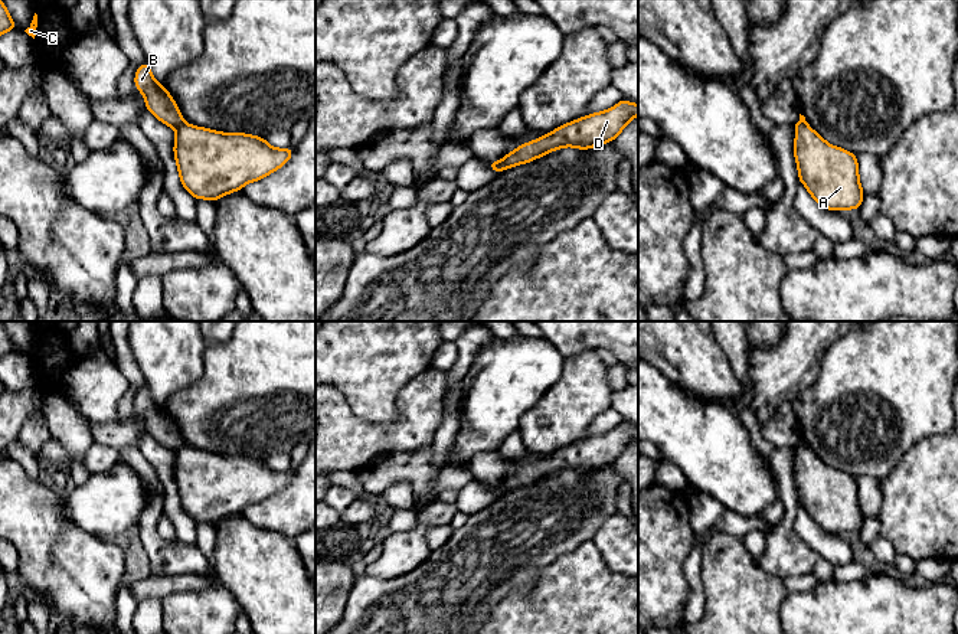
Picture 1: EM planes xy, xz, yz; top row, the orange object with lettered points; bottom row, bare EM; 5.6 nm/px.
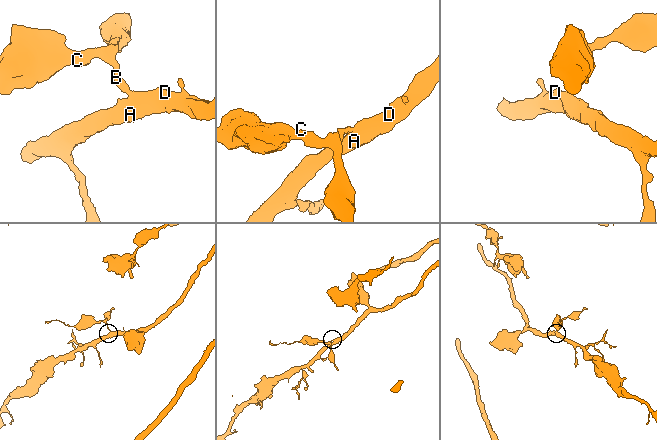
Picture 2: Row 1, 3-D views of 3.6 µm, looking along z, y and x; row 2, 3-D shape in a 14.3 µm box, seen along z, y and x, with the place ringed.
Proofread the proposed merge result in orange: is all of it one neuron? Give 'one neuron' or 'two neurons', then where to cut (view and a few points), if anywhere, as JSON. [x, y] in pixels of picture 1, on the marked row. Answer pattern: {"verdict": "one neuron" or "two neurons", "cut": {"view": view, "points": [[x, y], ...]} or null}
{"verdict": "two neurons", "cut": {"view": "xy", "points": [[183, 123], [175, 128]]}}

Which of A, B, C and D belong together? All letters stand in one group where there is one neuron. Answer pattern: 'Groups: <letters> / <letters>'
Groups: A D / B C

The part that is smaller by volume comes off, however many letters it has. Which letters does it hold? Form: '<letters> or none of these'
B, C

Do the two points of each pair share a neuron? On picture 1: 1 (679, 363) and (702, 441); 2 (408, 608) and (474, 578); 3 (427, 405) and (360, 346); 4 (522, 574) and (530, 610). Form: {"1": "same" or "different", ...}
{"1": "different", "2": "same", "3": "different", "4": "different"}

